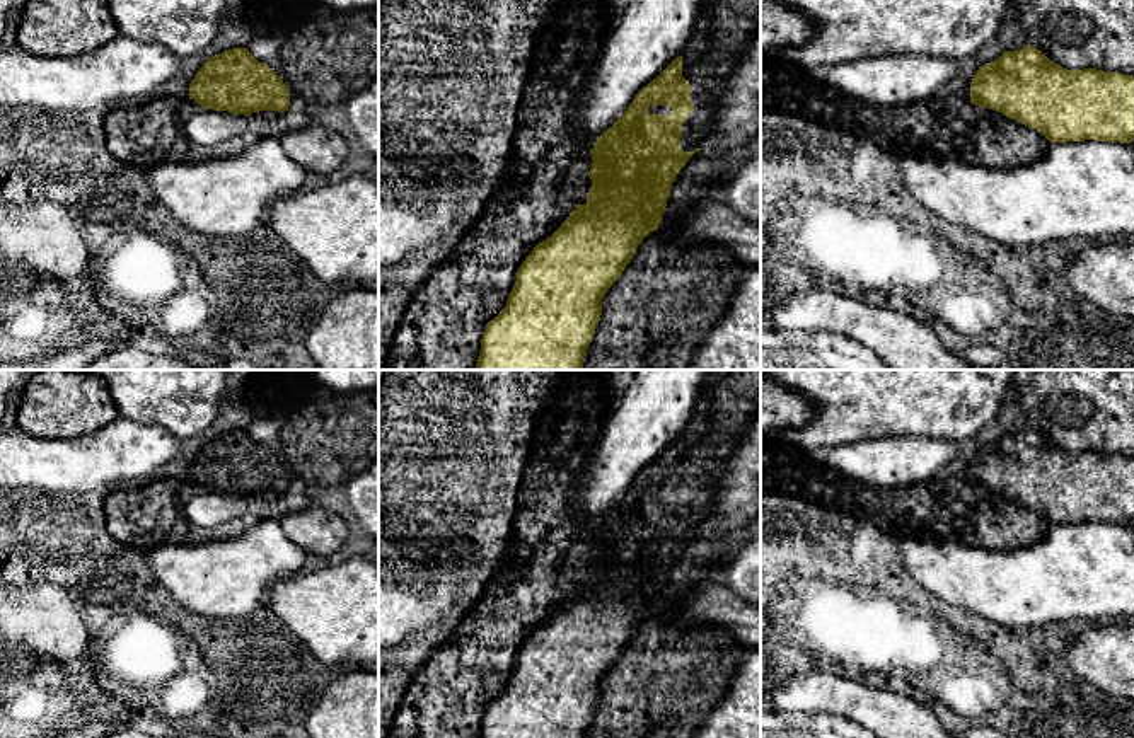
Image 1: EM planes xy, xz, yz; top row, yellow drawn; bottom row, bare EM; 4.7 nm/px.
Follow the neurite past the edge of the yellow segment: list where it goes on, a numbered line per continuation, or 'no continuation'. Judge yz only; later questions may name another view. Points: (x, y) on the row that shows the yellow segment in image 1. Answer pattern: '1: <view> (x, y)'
no continuation

